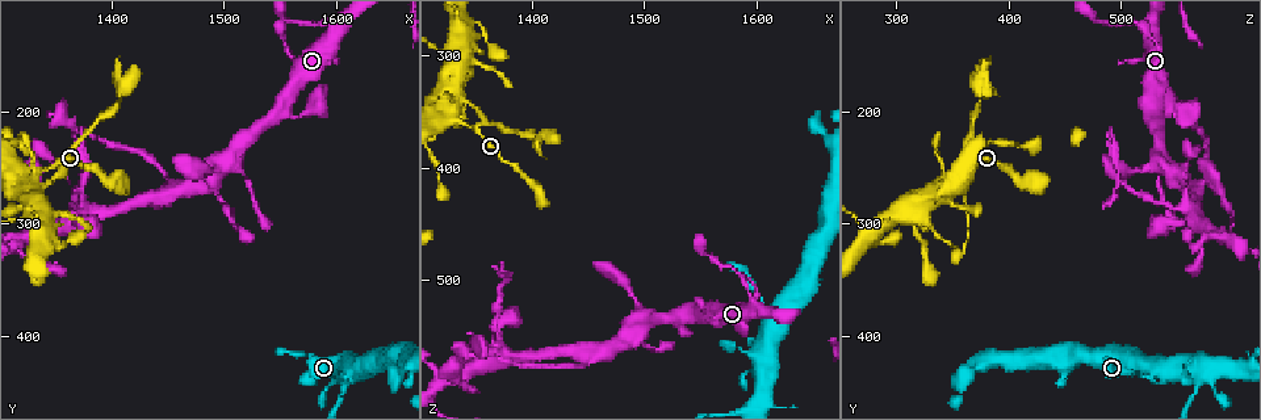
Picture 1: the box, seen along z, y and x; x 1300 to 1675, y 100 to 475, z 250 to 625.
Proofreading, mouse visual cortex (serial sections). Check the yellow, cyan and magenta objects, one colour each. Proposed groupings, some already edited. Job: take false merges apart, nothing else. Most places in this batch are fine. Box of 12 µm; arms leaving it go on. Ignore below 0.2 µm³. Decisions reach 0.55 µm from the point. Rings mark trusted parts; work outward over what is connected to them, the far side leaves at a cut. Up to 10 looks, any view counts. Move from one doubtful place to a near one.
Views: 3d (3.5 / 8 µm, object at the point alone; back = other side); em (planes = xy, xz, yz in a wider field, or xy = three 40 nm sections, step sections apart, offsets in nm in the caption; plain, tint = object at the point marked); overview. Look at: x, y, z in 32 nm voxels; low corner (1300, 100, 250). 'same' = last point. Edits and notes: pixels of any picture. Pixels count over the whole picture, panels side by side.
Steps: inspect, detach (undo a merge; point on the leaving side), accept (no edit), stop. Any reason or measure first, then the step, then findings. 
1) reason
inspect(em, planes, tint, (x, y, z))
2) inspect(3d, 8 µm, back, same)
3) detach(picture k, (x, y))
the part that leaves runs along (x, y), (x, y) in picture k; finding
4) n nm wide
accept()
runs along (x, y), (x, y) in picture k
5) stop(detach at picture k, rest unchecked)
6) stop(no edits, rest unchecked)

thick turns thin
inspect(3d, 3.5 µm, (1548, 200, 530))

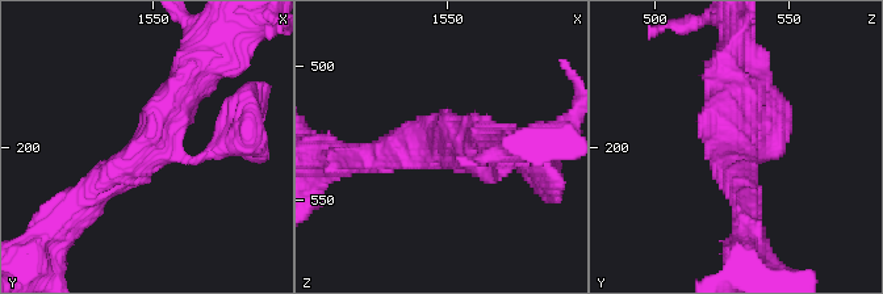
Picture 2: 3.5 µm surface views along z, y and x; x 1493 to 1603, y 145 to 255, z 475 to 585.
3 arms; arms of 150, 400, 450 nm; shape alone is not enough
inspect(em, xy, step 3, tint, (1550, 201, 529))

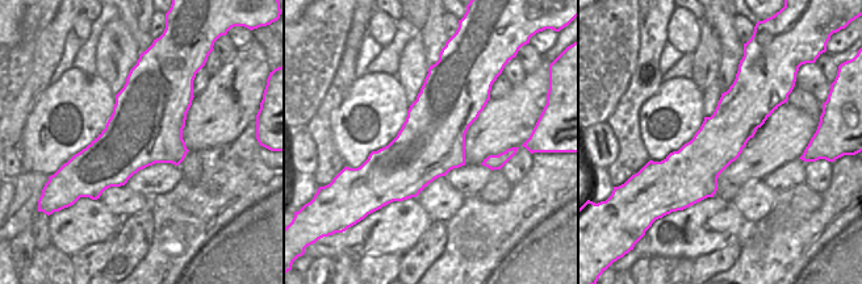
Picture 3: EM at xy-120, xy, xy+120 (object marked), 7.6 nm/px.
500 nm wide
accept()
runs along (196, 74), (151, 146), (83, 202) in picture 2; continuous, no second cell

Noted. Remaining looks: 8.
thin arm on a thick one
inspect(3d, 3.5 µm, (1458, 270, 566))

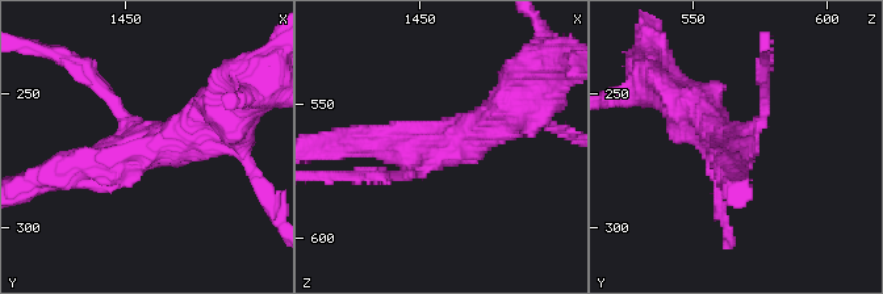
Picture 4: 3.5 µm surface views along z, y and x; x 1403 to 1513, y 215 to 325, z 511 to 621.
3 arms; arms of 150, 400, 400 nm
inspect(em, xy, step 3, tint, (1459, 270, 565))

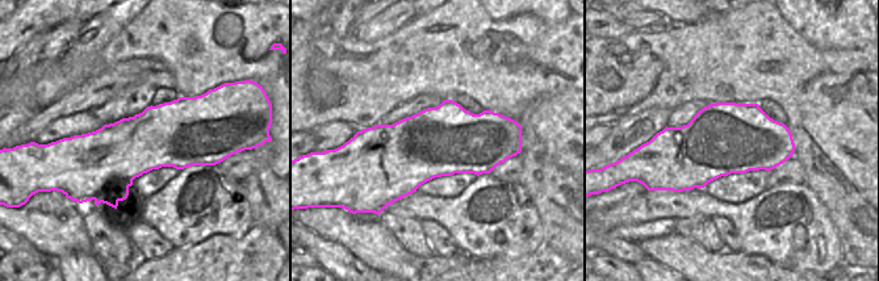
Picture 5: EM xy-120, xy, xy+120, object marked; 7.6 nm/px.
accept()
runs along (224, 114), (171, 147), (63, 171) in picture 4; continuous, no second cell

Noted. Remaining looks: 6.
side arm on a straight run
inspect(3d, 3.5 µm, (1340, 308, 586))

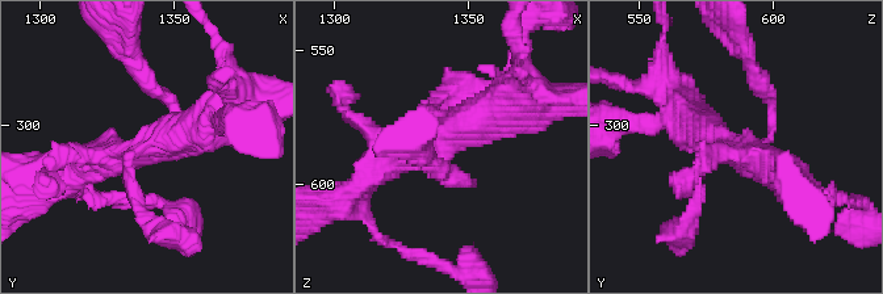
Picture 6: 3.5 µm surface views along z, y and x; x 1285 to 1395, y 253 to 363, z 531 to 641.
inspect(em, xy, step 1, tint, (1341, 307, 585))

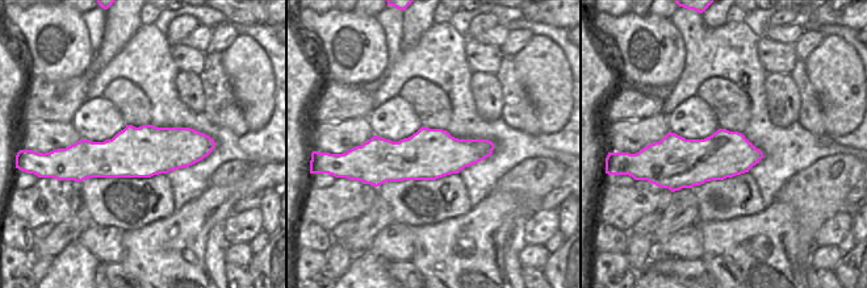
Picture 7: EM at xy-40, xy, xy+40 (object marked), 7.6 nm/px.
another direction
inspect(em, xy, step 3, tint, same)

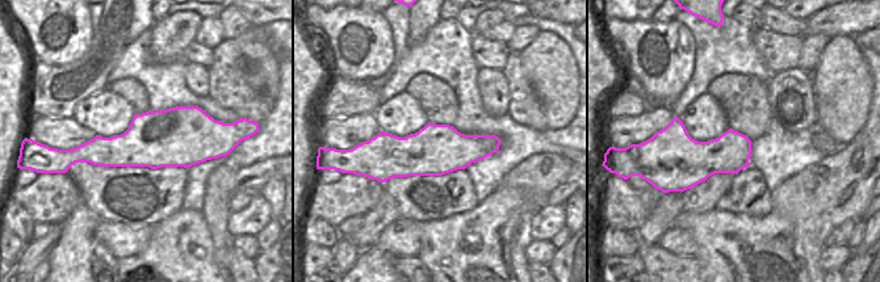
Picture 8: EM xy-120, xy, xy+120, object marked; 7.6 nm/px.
accept()
runs along (517, 105), (368, 179) in picture 6; one cell here

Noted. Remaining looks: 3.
abrupt turn
inspect(3d, 3.5 µm, (1606, 440, 568))

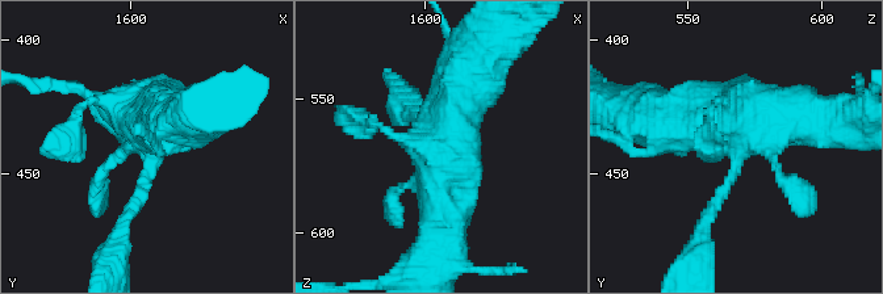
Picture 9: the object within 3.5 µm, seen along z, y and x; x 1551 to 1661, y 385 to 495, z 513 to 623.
shape alone is not enough
inspect(em, xy, step 1, tint, (1607, 441, 569))

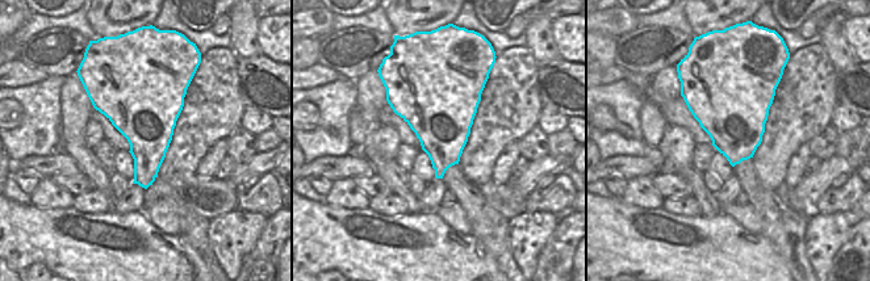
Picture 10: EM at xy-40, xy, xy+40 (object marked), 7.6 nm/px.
accept()
runs along (467, 40), (439, 227) in picture 9; continuous, no second cell

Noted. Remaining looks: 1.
stop(no edits, rest unchecked)

